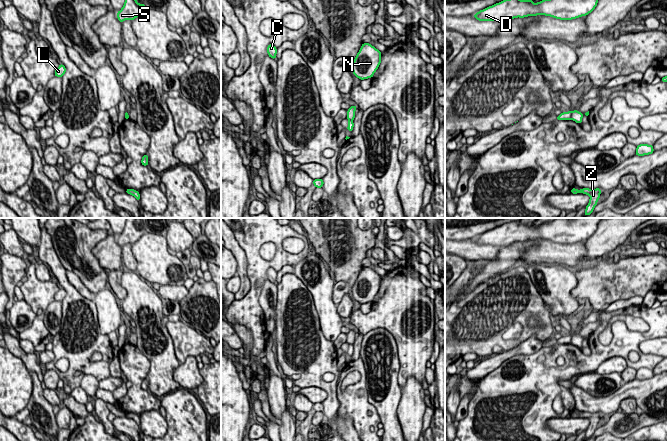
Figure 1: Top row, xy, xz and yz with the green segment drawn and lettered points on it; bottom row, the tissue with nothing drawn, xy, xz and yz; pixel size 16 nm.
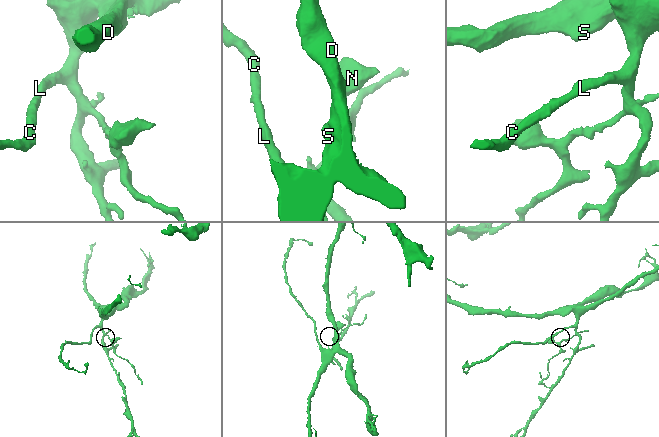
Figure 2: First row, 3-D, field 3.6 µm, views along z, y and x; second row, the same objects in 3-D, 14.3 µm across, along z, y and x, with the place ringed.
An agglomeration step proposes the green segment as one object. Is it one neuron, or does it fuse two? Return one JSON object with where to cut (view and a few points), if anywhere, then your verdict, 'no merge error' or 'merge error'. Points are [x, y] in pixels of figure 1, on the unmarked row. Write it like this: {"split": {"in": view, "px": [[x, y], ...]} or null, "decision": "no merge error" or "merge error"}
{"split": {"in": "yz", "px": [[572, 336], [570, 342]]}, "decision": "merge error"}

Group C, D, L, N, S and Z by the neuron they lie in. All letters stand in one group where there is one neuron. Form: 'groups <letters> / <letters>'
groups C D L S Z / N

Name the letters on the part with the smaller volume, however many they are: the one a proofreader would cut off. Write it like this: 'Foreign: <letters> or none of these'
Foreign: N

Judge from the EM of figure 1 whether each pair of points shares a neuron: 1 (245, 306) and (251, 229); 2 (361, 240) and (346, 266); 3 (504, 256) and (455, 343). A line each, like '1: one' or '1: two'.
1: one
2: one
3: two

